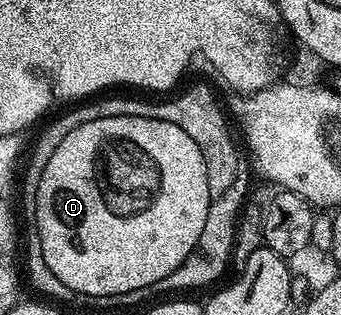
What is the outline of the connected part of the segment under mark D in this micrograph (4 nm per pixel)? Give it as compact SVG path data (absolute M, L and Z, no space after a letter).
M110 112L100 120L81 122L64 141L58 145L56 152L52 152L44 172L40 176L40 184L36 188L36 204L32 207L34 214L33 229L40 236L40 248L44 252L44 264L68 288L72 288L75 295L87 294L90 298L110 298L121 296L128 292L136 292L137 289L147 288L158 280L163 280L169 273L176 271L197 248L197 240L204 229L208 210L212 201L208 192L208 172L204 164L204 156L200 156L200 148L184 128L176 128L168 120L156 120L139 112Z

